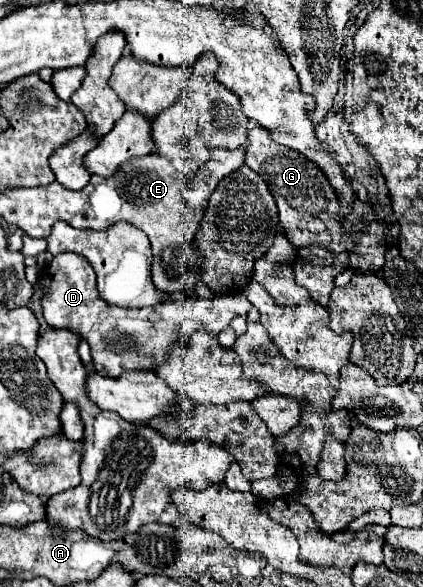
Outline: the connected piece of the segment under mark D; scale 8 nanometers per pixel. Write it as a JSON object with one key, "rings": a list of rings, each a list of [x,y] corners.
{"rings":[[[57,254],[53,258],[53,262],[47,268],[41,270],[39,280],[45,282],[45,286],[47,286],[47,294],[41,300],[45,320],[51,326],[57,326],[57,328],[71,328],[83,340],[87,340],[87,344],[91,346],[95,372],[99,372],[99,374],[103,374],[107,378],[119,378],[127,370],[149,370],[151,372],[157,366],[161,366],[161,362],[165,362],[165,358],[171,356],[169,352],[173,350],[173,346],[177,342],[181,342],[185,346],[185,342],[189,342],[191,334],[201,330],[201,328],[205,328],[209,334],[219,334],[221,330],[229,328],[229,322],[237,314],[247,314],[249,308],[251,308],[251,304],[245,302],[243,294],[219,294],[213,300],[199,300],[199,298],[167,300],[163,304],[149,306],[149,308],[113,306],[113,304],[107,304],[105,300],[101,300],[101,296],[97,294],[93,268],[79,254]]]}

